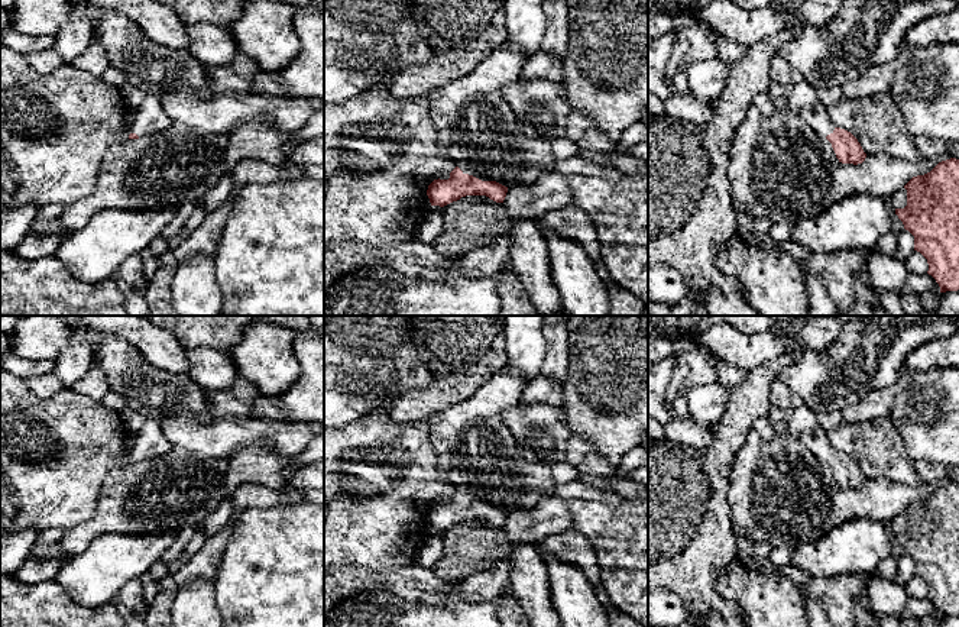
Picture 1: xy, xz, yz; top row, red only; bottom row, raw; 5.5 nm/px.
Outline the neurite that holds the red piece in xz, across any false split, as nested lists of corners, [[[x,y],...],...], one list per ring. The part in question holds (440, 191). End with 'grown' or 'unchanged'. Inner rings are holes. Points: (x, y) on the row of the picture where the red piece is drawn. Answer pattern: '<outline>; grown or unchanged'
[[[460,164],[450,172],[448,180],[434,180],[427,190],[431,206],[444,207],[466,195],[486,195],[496,203],[503,203],[508,187]]]; grown

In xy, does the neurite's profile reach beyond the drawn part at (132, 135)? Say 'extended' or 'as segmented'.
extended

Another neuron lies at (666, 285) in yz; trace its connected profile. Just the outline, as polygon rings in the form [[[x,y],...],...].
[[[661,264],[648,268],[648,304],[658,301],[673,308],[686,298],[687,288],[675,269]]]

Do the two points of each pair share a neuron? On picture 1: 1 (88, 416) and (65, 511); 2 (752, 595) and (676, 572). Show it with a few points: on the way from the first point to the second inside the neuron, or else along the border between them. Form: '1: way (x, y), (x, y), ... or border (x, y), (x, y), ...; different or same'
1: way (73, 439), (68, 443), (65, 461), (65, 488); same
2: border (735, 556), (719, 575), (716, 591), (739, 610); different

